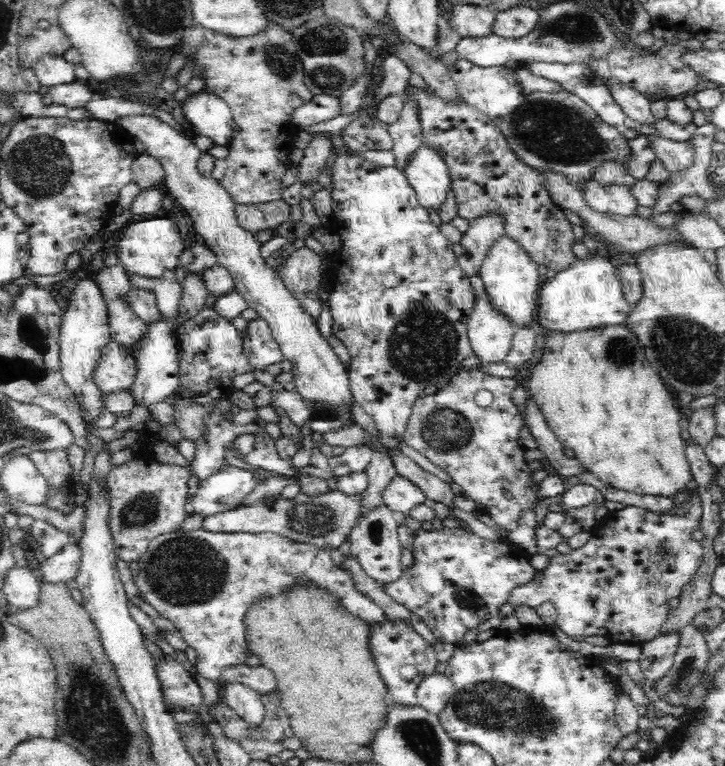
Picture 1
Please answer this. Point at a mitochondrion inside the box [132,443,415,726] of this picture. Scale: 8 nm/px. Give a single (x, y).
(183, 570)

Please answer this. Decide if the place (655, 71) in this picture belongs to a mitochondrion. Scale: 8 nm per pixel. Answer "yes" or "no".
no

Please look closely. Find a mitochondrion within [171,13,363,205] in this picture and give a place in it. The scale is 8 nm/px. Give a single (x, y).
(325, 46)

